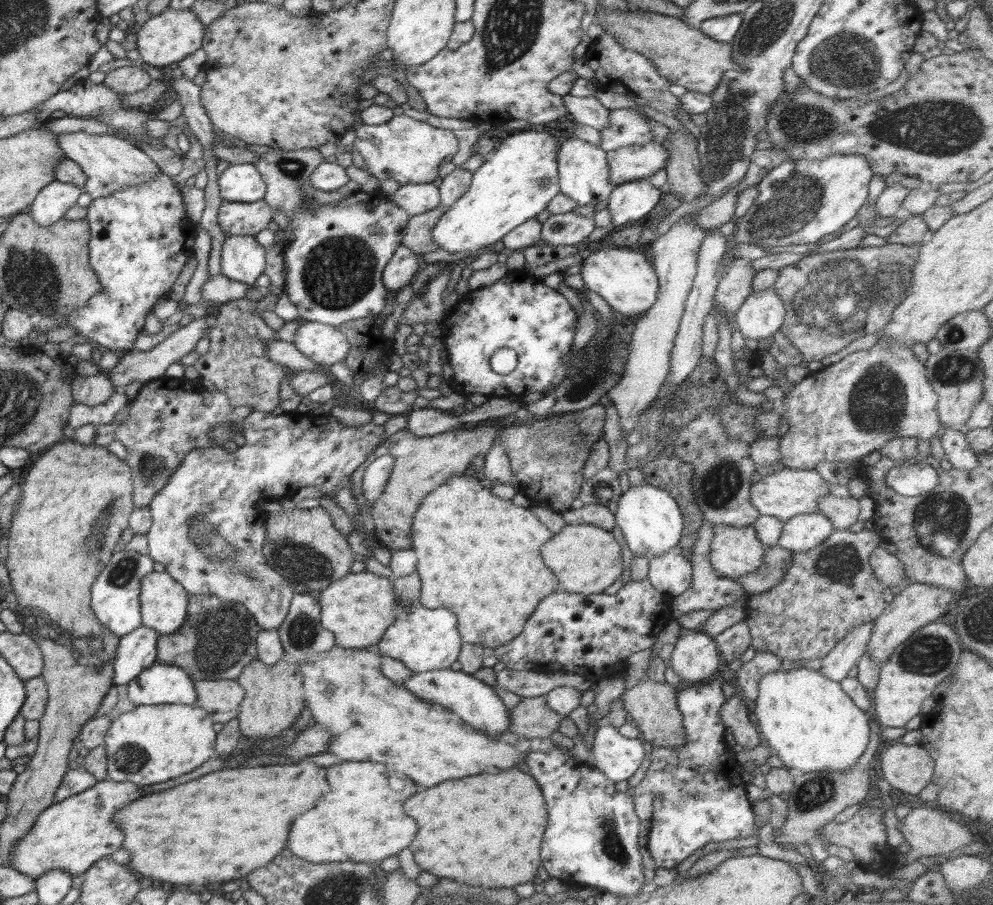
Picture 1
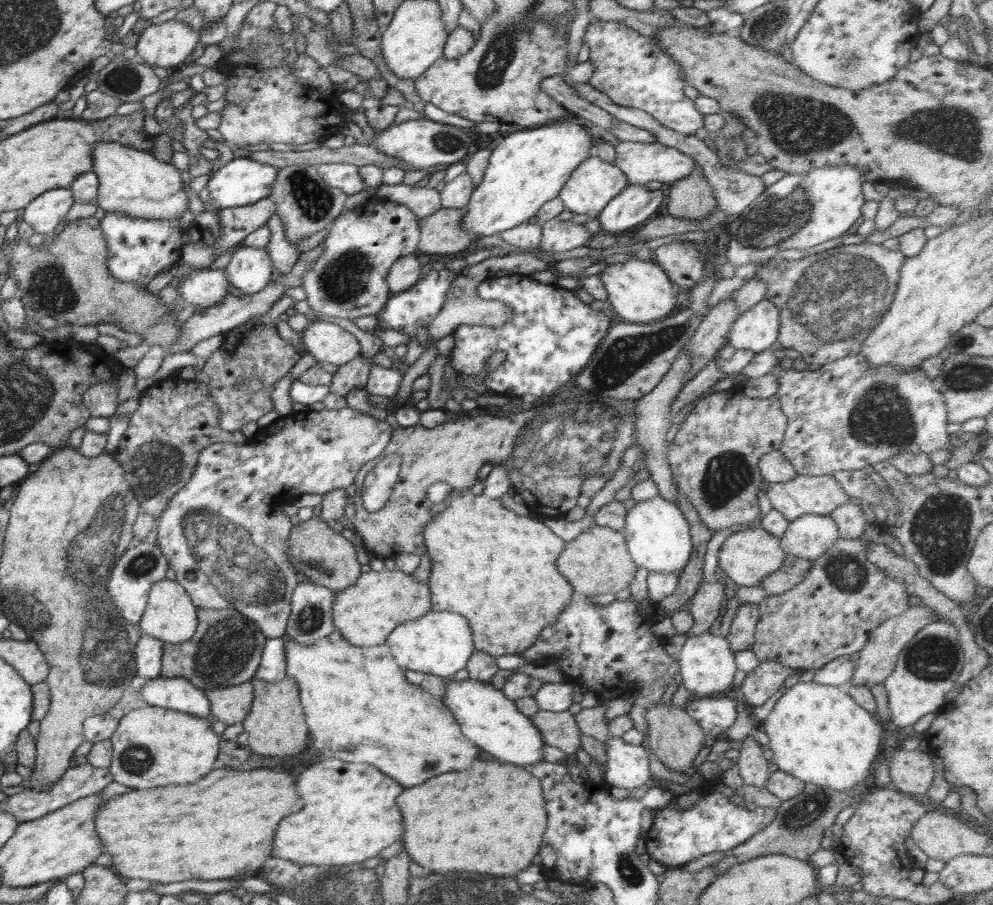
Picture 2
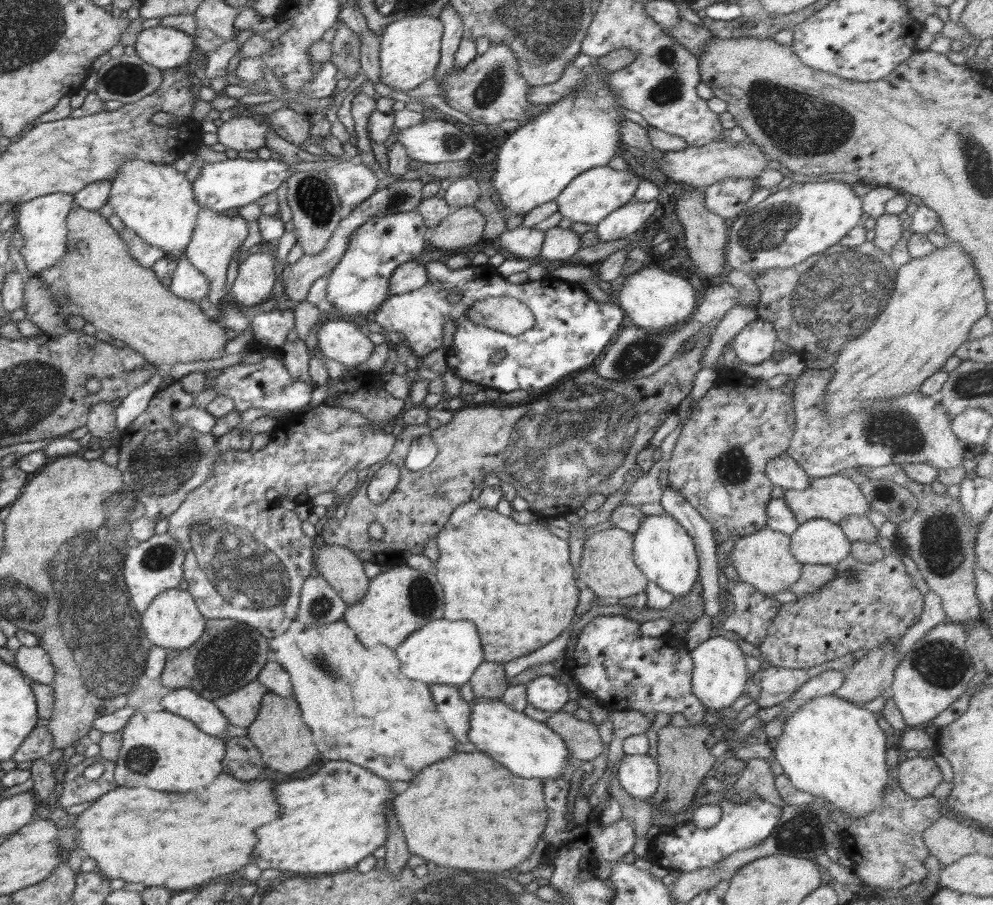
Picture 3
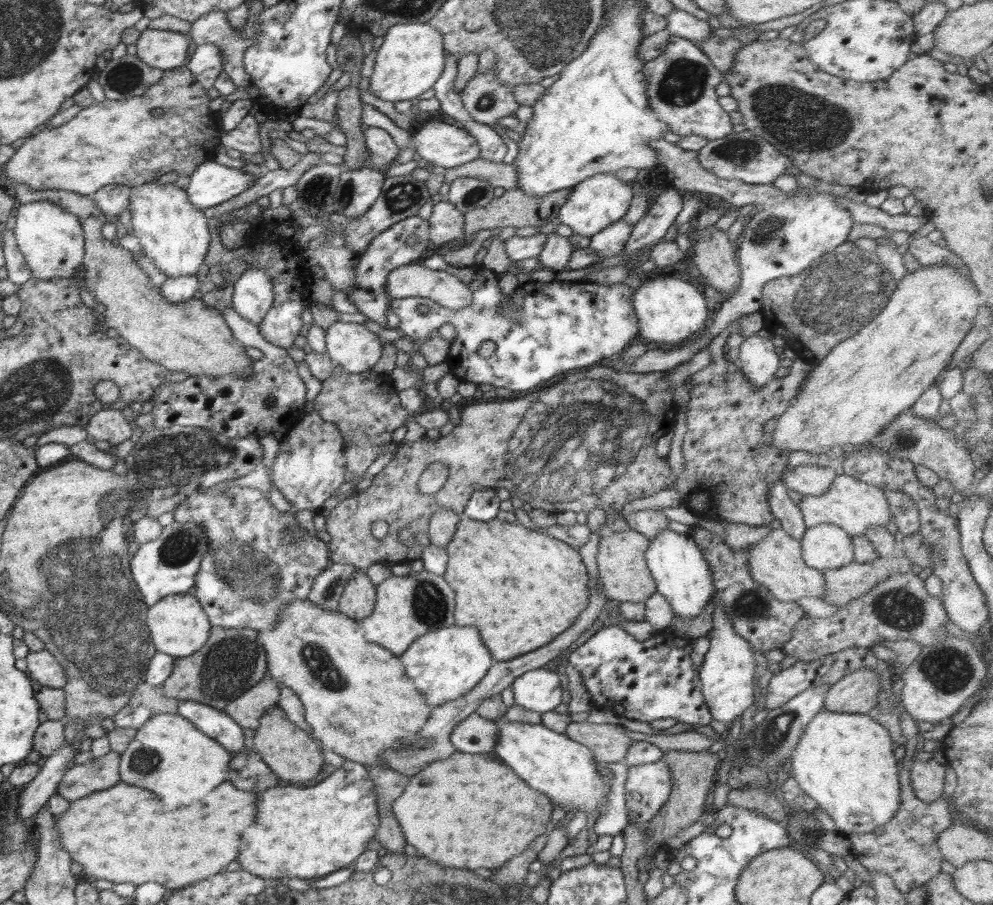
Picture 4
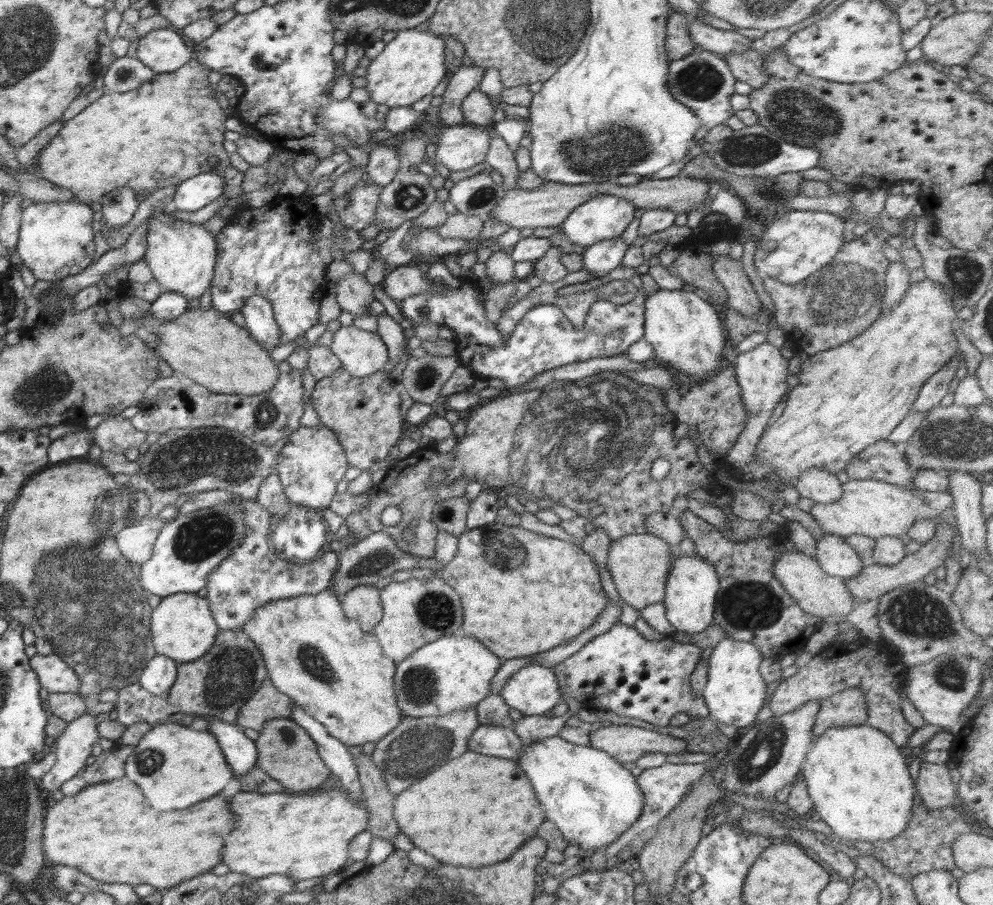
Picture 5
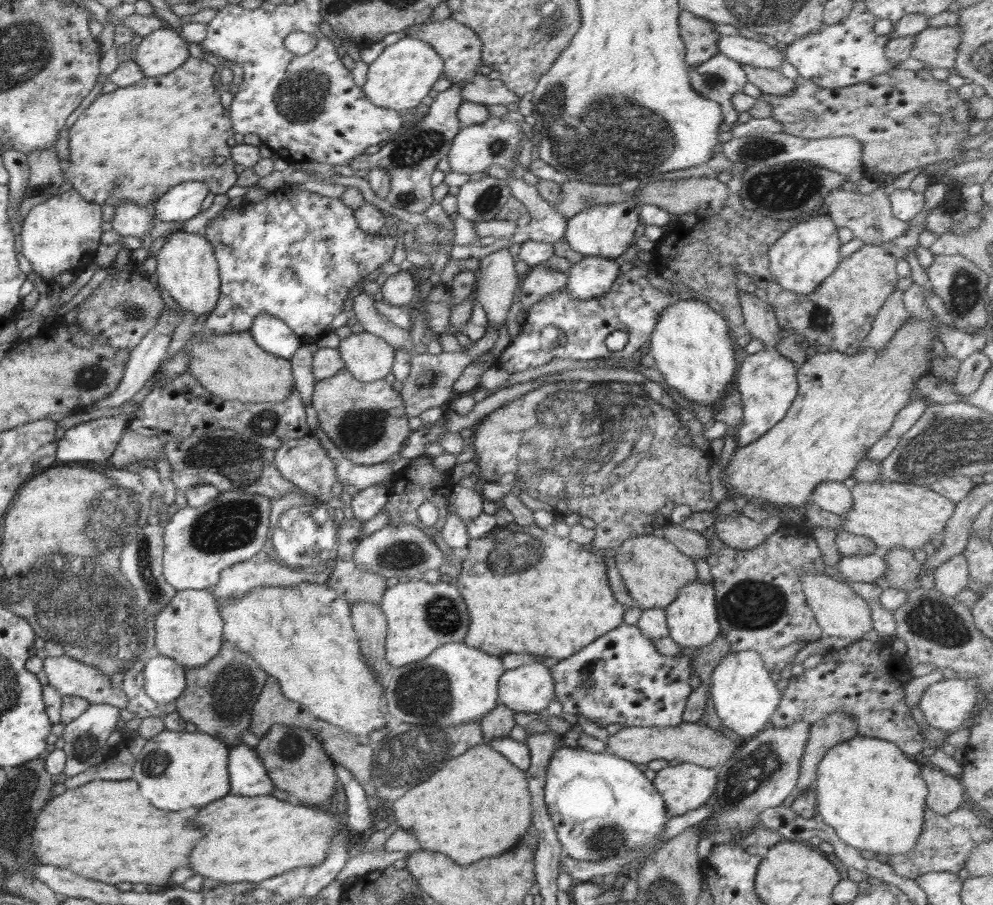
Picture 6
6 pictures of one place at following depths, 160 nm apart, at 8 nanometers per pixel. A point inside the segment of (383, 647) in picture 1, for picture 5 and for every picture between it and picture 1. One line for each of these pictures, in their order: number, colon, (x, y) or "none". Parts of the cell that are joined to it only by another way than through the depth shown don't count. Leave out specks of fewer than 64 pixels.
2: (440, 643)
3: (444, 652)
4: (445, 664)
5: (446, 675)

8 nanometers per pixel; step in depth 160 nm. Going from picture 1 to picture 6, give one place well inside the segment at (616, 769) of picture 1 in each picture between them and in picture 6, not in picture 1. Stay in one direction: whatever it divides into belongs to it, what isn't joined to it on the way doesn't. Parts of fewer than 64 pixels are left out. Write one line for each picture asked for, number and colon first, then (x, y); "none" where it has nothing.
2: (627, 767)
3: (639, 776)
4: (647, 786)
5: (664, 787)
6: (686, 786)

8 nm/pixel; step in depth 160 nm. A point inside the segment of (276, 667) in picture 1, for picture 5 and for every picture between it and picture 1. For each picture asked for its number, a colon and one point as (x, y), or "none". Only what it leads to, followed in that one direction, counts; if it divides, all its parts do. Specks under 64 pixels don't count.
2: (276, 726)
3: (285, 741)
4: (293, 754)
5: (286, 752)

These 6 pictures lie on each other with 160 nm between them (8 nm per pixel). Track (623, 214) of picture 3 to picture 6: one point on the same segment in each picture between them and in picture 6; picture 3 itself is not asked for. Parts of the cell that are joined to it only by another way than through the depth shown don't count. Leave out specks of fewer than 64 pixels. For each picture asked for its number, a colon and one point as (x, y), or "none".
4: (609, 242)
5: (601, 258)
6: (592, 276)

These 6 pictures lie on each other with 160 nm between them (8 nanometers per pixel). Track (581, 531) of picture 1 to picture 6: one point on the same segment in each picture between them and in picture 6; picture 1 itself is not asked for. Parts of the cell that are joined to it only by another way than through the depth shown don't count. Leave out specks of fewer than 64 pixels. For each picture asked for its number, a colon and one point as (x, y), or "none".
2: (597, 562)
3: (607, 568)
4: (621, 558)
5: (639, 564)
6: (653, 570)

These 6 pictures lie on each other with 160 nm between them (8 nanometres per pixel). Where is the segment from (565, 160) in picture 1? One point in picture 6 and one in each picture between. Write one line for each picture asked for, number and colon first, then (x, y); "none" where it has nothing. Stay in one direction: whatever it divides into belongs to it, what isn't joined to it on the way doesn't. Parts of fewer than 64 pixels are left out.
2: (595, 182)
3: (590, 197)
4: (595, 203)
5: (603, 217)
6: (607, 230)

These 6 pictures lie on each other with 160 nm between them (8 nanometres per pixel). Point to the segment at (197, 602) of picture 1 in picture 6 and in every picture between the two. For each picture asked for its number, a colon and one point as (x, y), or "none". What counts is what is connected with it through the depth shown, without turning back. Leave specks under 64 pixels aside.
2: (226, 649)
3: (230, 654)
4: (233, 660)
5: (218, 684)
6: (218, 698)

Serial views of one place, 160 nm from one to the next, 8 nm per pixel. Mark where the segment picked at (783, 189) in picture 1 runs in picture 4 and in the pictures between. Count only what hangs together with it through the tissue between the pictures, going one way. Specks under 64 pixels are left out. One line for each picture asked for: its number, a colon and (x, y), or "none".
2: (800, 211)
3: (790, 225)
4: (783, 240)

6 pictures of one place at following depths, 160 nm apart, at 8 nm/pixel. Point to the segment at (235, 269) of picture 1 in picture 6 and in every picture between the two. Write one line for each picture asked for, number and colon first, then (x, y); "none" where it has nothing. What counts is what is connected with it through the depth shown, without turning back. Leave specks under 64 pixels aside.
2: (249, 269)
3: (256, 278)
4: (253, 296)
5: (257, 311)
6: (272, 335)

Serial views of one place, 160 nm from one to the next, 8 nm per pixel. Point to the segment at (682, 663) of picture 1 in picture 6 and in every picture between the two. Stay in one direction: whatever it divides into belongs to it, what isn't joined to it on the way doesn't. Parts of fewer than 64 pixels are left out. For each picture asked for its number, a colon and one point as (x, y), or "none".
2: (707, 663)
3: (719, 676)
4: (728, 675)
5: (735, 692)
6: (745, 696)

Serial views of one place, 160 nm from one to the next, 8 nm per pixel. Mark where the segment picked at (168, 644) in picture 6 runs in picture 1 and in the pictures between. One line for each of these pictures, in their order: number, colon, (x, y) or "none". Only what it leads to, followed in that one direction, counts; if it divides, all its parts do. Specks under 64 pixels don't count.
1: (163, 602)
2: (170, 616)
3: (172, 621)
4: (178, 626)
5: (182, 627)

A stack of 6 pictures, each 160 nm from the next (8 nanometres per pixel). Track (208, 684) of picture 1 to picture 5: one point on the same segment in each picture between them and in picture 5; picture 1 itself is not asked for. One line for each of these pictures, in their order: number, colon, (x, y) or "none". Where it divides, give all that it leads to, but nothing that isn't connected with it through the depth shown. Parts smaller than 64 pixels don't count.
2: (230, 705)
3: (240, 708)
4: (246, 710)
5: (267, 702)

